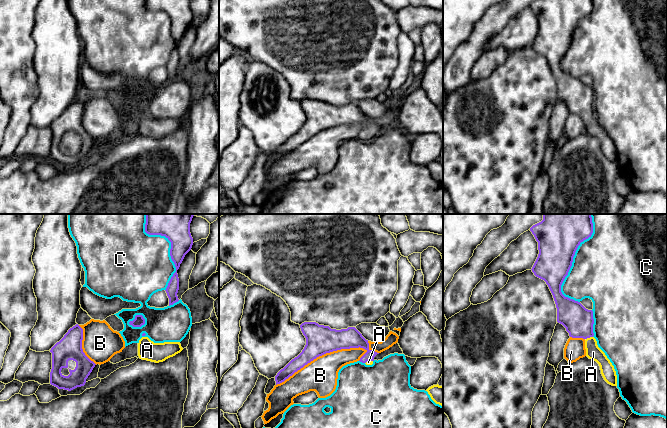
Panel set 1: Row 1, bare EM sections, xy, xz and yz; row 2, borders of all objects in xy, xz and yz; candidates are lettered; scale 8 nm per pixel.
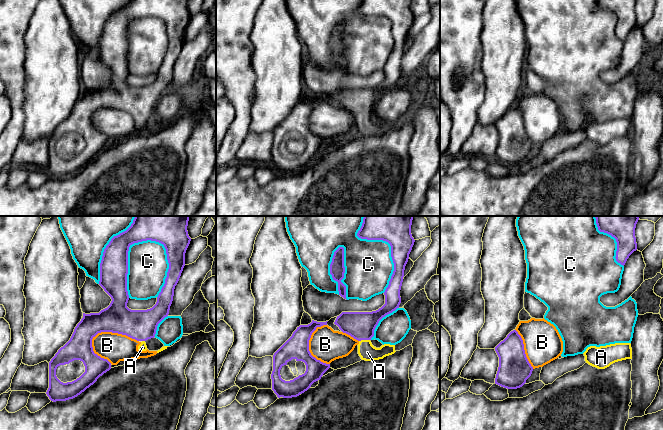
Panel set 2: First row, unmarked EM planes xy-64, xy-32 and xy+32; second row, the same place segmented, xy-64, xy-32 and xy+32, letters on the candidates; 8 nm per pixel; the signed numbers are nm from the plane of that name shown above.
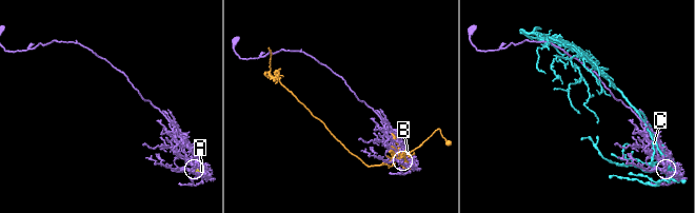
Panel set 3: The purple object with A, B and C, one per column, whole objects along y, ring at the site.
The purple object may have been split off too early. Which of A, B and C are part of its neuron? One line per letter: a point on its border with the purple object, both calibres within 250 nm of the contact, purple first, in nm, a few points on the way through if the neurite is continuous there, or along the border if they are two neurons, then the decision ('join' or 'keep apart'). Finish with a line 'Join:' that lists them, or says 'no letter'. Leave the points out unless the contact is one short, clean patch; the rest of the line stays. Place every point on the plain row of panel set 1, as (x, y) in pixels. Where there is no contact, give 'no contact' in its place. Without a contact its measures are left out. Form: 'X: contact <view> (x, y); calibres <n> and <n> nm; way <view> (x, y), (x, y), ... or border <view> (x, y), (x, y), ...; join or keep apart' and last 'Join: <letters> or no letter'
A: contact yz (589, 113); calibres 240 and 120 nm; way yz (578, 97), (589, 113), (593, 128); join
B: contact xz (327, 128); calibres 240 and 280 nm; keep apart
C: contact yz (571, 41); calibres 320 and 500 nm; keep apart
Join: A

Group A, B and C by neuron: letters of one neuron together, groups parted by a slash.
A / B / C

